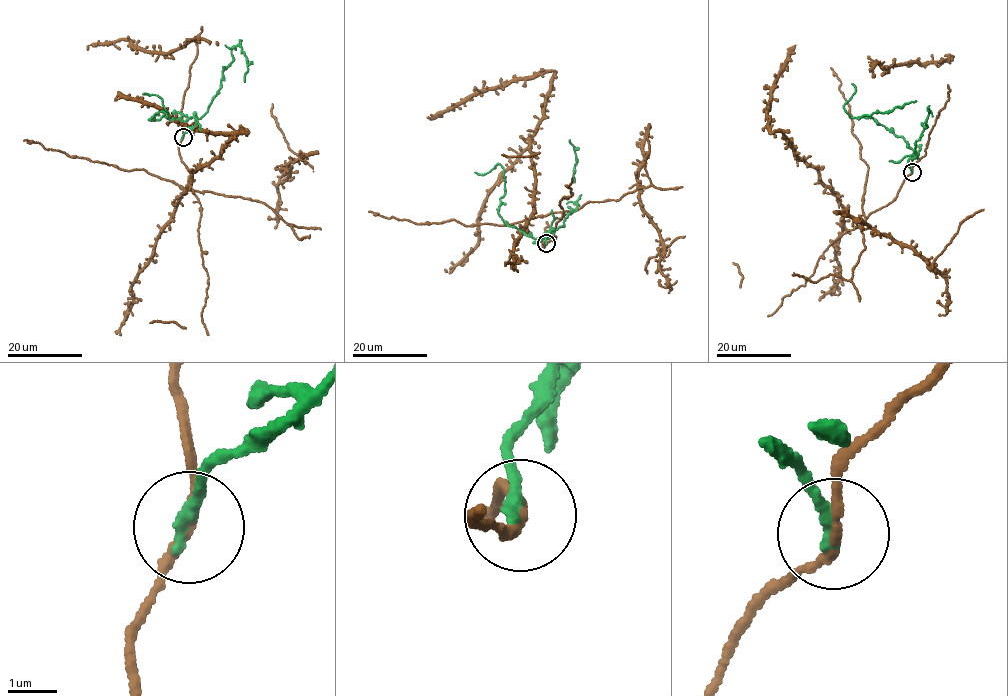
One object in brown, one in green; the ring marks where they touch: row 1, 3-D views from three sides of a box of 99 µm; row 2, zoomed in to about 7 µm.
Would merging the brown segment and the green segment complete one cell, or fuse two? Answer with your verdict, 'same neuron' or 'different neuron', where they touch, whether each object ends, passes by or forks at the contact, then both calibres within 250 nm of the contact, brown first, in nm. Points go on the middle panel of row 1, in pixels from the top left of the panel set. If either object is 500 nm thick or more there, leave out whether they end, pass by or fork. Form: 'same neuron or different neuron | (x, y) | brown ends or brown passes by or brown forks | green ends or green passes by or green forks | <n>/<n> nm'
different neuron | (546, 243) | brown passes by | green ends | 200/280 nm

